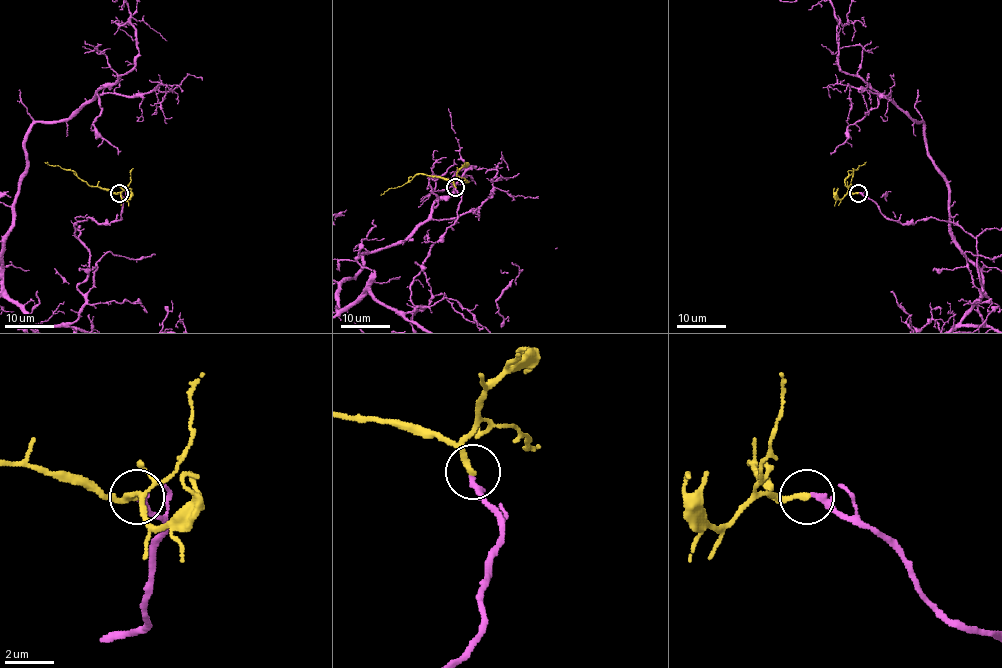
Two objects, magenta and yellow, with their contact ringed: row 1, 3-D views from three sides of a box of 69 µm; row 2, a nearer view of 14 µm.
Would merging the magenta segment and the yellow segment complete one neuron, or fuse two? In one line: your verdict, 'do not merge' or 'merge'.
merge

